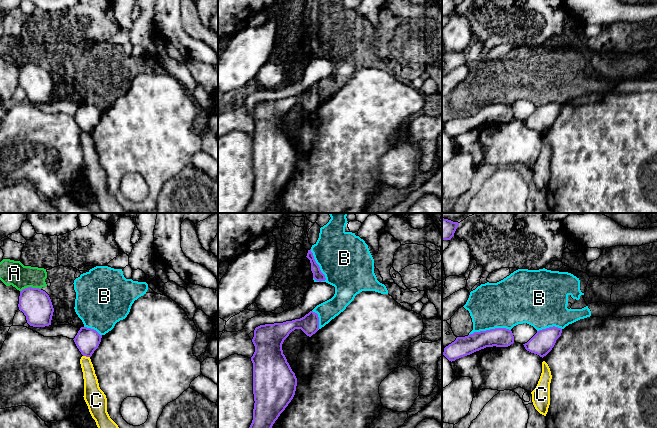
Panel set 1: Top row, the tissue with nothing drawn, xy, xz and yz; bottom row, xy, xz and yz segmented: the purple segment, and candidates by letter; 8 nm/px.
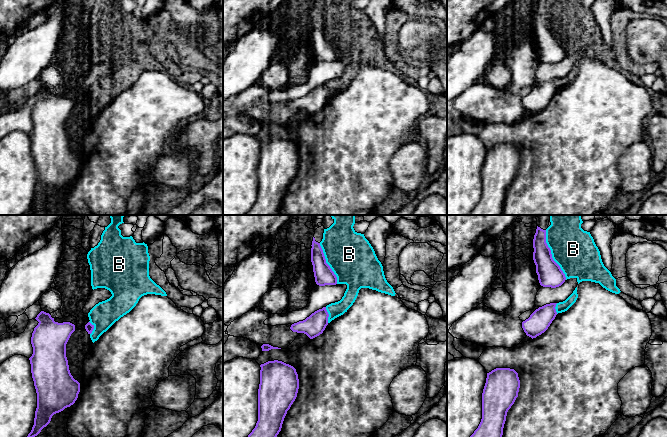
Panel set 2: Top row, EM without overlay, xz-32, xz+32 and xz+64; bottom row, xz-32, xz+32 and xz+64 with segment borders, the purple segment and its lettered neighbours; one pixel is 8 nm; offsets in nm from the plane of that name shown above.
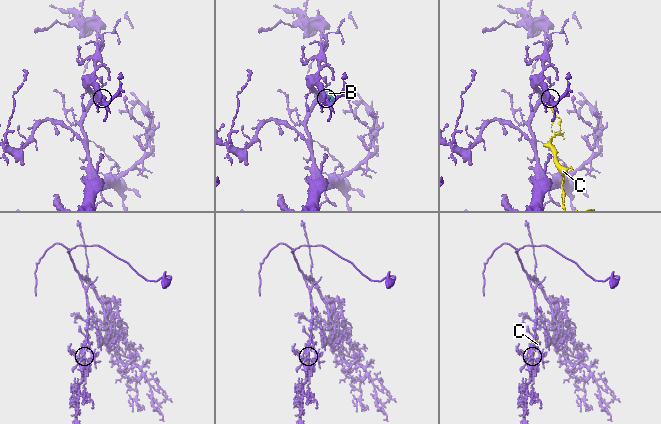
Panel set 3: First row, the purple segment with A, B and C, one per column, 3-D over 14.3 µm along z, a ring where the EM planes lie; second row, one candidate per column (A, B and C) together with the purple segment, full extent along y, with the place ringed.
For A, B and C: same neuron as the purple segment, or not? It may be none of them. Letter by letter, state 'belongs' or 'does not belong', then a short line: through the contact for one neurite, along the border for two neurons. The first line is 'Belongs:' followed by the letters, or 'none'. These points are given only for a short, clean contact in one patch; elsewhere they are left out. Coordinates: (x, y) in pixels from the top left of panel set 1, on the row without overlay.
Belongs: none
A: does not belong
B: does not belong
C: does not belong | xy (83, 131), (89, 133)

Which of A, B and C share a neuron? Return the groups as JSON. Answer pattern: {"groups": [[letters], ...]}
{"groups": [["A", "B"], ["C"]]}

